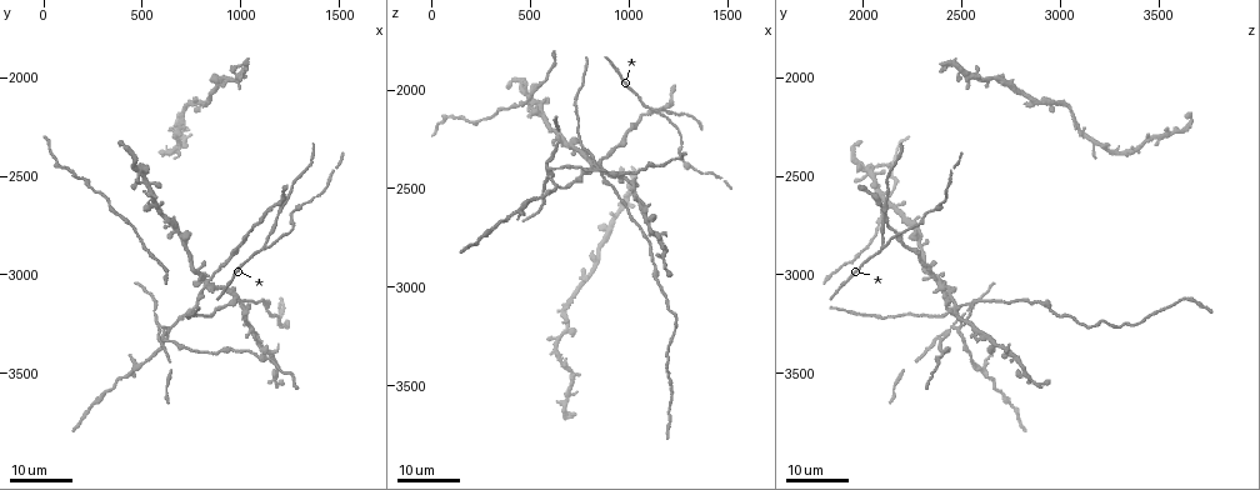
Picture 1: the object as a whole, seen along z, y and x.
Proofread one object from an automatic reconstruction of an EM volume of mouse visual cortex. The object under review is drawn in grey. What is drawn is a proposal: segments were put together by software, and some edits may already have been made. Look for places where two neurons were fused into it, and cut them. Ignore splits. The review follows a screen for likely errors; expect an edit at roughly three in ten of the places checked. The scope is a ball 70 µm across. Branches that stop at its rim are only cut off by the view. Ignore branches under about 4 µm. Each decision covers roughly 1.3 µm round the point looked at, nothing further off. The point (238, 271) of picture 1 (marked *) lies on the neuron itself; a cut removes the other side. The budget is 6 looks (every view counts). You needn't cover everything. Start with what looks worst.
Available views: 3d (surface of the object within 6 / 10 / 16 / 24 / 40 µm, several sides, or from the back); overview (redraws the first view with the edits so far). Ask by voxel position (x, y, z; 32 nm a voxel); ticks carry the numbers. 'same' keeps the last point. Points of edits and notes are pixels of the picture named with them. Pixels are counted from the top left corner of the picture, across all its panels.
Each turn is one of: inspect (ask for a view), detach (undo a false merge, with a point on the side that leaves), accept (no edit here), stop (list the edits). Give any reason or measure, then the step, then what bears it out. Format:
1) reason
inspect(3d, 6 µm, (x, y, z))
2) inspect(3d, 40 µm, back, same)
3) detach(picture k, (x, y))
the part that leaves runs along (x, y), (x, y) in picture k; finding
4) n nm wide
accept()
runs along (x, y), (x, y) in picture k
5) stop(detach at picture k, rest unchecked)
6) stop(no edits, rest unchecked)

three arms meet
inspect(3d, 24 µm, (590, 3320, 2370))

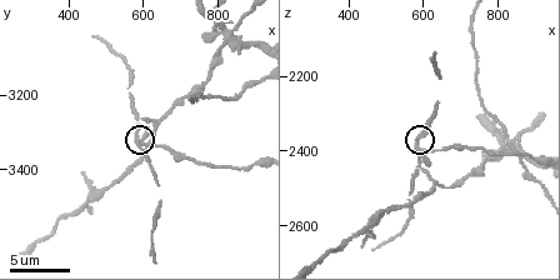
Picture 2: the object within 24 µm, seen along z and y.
zoom in
inspect(3d, 6 µm, (580, 3320, 2380))

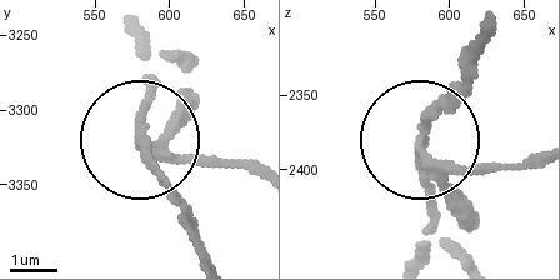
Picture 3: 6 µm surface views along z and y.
3 arms
detach(picture 3, (203, 154))
the part that leaves runs along (418, 151), (533, 164) in picture 3; a second neuron is stuck on

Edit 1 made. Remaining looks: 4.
three arms meet
inspect(3d, 16 µm, (1040, 3230, 2520))

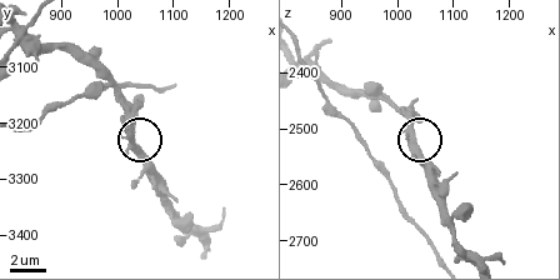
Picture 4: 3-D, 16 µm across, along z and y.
inspect(3d, 10 µm, (1025, 3240, 2535))

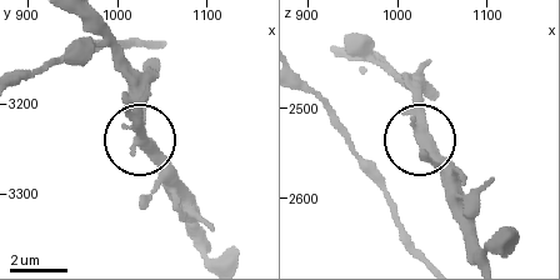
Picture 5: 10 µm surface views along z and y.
accept()
runs along (89, 25), (134, 96), (141, 140), (179, 180) in picture 5; continuous, no second neuron

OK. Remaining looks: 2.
arms part here
inspect(3d, 16 µm, (1130, 2850, 2100))

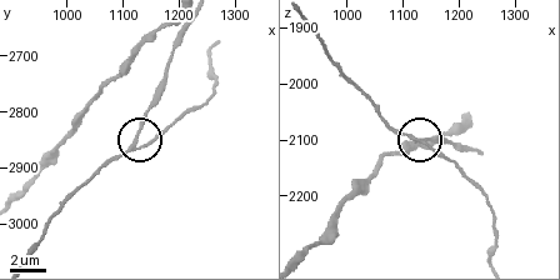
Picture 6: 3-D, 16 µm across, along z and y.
closer look
inspect(3d, 6 µm, (1125, 2850, 2095))

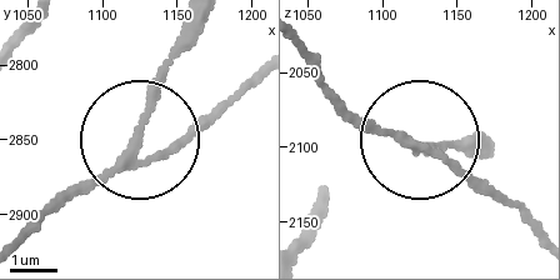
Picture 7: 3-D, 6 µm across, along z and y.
170 nm wide
accept()
runs along (20, 236), (133, 149), (180, 144), (224, 105) in picture 7; all the same neuron

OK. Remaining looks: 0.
stop(detach at picture 3, rest unchecked)

